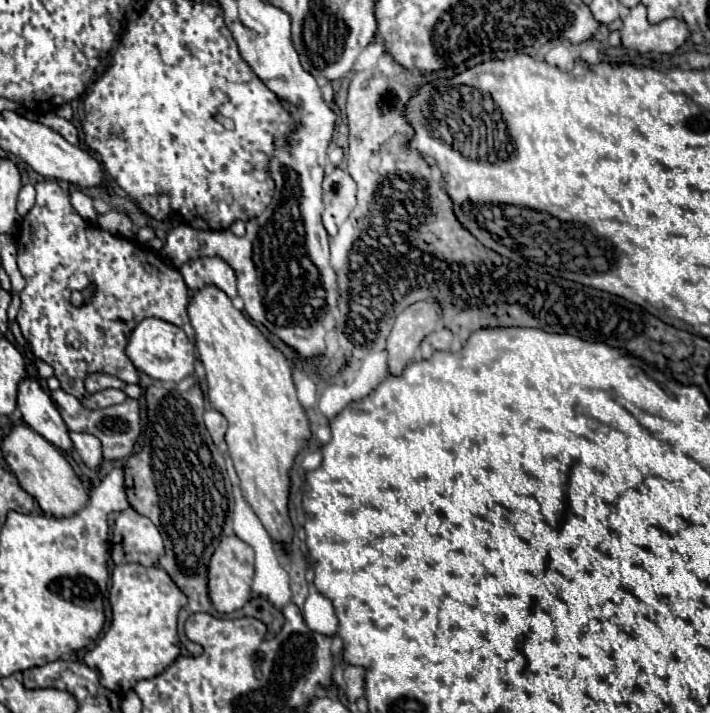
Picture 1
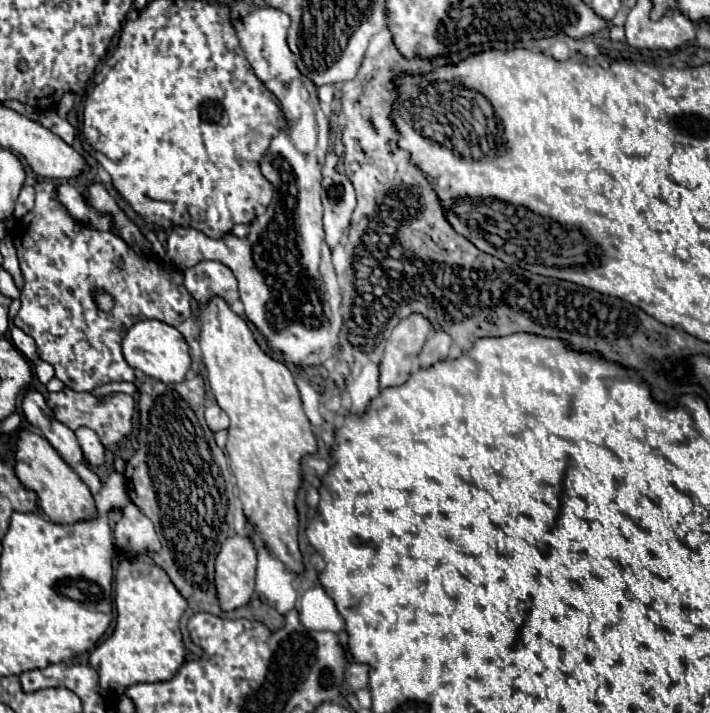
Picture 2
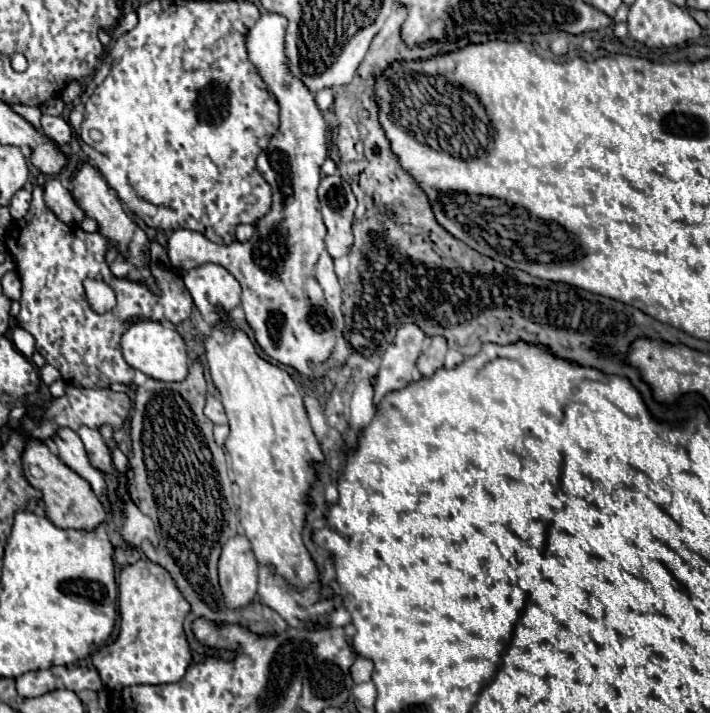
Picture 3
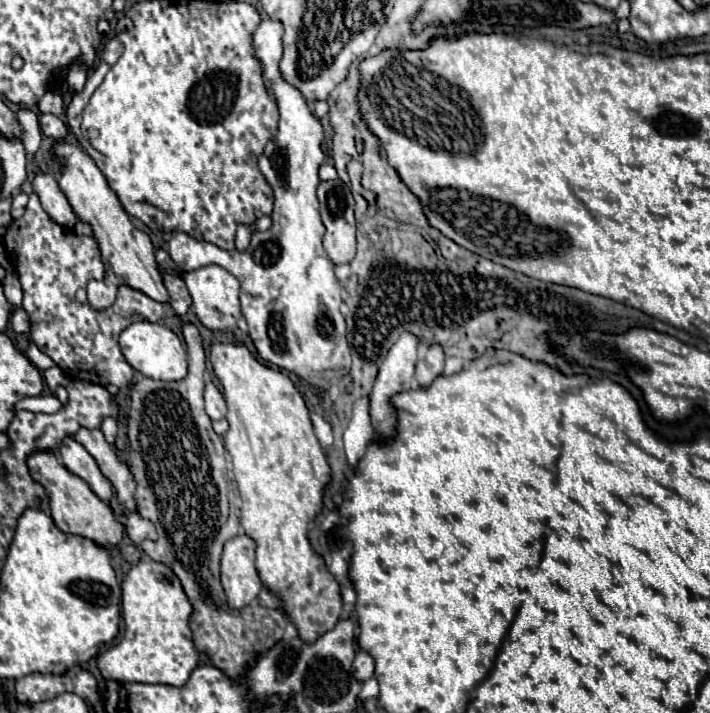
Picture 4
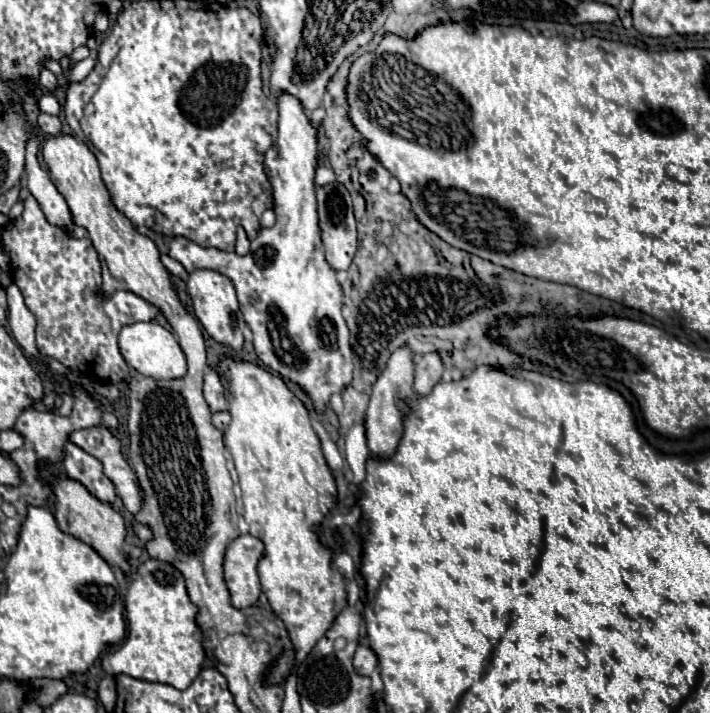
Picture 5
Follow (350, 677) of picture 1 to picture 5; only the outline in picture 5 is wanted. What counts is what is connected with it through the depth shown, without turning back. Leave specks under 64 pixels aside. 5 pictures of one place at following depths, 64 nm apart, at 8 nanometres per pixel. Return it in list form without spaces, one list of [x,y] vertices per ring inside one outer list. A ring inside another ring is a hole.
[[[358,644],[356,654],[354,654],[354,668],[362,676],[370,676],[372,670],[378,666],[378,658],[374,650],[368,644]]]

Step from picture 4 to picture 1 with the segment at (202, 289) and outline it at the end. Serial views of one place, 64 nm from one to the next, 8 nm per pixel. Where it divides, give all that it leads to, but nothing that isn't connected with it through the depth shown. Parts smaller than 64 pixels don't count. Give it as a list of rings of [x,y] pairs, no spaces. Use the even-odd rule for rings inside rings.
[[[198,258],[180,268],[184,282],[190,290],[202,290],[206,286],[220,288],[228,298],[236,298],[234,270],[222,258]]]

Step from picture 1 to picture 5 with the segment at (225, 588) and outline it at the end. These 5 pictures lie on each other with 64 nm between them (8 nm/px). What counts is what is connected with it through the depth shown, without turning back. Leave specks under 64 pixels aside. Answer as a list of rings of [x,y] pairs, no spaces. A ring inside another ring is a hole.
[[[252,534],[238,536],[230,542],[224,560],[224,578],[232,596],[234,608],[250,608],[258,602],[260,578],[258,562],[264,556],[264,542],[256,540]]]

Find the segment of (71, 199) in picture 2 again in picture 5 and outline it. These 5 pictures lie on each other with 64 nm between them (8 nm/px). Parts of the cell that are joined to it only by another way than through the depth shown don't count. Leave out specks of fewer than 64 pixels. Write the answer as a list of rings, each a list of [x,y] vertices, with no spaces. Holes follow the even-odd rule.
[[[32,136],[26,148],[26,182],[30,194],[38,200],[46,220],[58,228],[72,226],[72,214],[68,212],[64,196],[56,190],[52,180],[48,178],[46,170],[40,170],[36,160],[38,154],[38,140]]]

